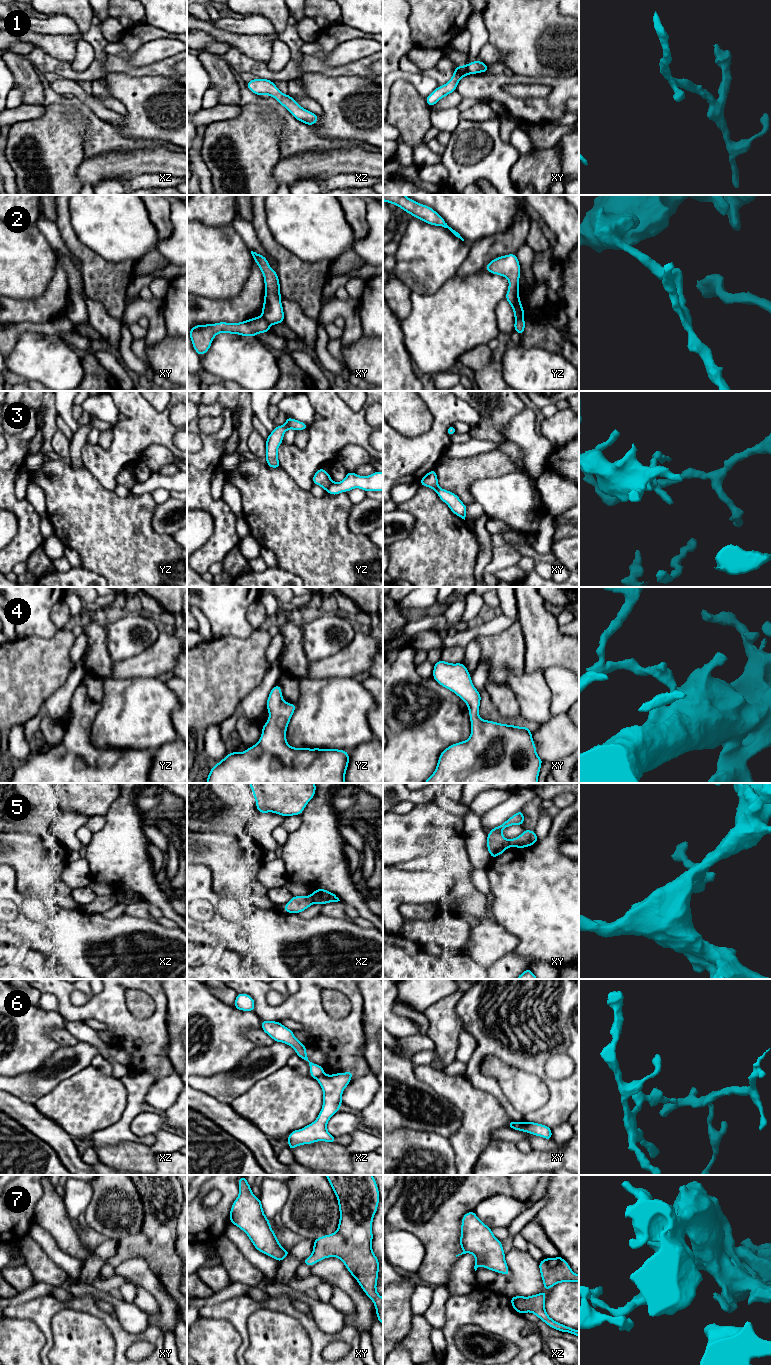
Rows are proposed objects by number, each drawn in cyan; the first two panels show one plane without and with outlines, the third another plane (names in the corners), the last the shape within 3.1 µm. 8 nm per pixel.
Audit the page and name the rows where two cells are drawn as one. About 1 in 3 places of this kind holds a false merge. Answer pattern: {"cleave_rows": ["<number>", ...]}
{"cleave_rows": ["2", "3", "5", "6"]}

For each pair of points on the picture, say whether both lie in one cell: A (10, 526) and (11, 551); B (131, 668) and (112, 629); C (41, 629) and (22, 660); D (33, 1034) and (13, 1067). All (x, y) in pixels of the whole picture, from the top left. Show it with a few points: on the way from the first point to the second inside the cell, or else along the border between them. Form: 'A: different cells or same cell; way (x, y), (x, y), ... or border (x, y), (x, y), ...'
A: different cells; border (16, 517), (17, 532), (10, 542)
B: different cells; border (147, 648), (125, 659), (114, 661)
C: different cells; border (58, 629), (50, 637), (28, 635), (18, 639)
D: same cell; way (25, 1042), (13, 1054), (13, 1059)

